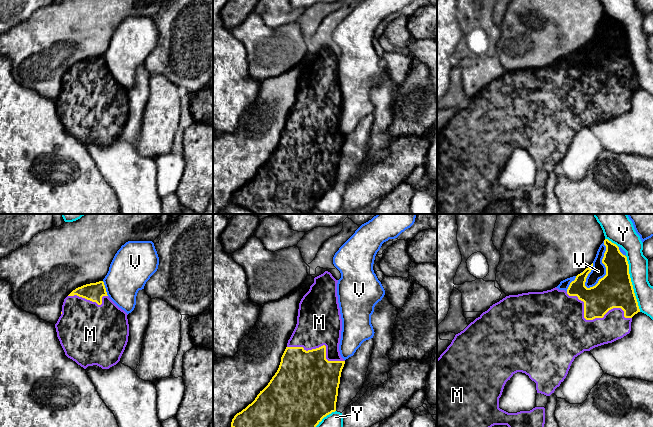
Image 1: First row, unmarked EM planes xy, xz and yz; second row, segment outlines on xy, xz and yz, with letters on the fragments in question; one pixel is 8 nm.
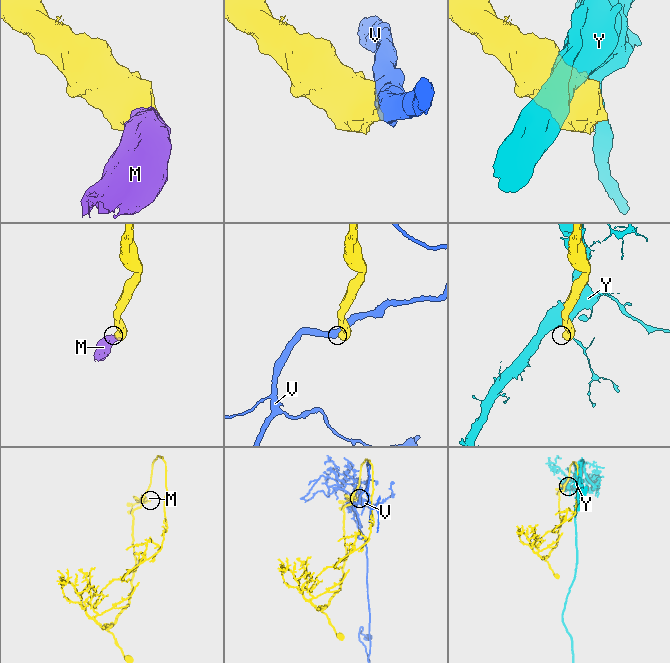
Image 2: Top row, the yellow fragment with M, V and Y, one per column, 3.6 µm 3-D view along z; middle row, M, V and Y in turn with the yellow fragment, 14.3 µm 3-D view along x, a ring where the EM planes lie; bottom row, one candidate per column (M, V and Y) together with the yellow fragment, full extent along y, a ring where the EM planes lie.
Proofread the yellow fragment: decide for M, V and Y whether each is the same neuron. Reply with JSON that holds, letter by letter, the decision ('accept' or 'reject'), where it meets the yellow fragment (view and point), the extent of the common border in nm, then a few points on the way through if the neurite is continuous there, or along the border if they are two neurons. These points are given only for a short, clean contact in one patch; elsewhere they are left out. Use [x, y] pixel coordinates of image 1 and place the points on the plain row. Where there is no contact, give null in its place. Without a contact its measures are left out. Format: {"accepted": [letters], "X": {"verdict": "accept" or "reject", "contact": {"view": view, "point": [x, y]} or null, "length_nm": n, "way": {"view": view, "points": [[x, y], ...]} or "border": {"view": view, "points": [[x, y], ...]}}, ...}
{"accepted": ["M"], "M": {"verdict": "accept", "contact": {"view": "yz", "point": [594, 94]}, "length_nm": 550}, "V": {"verdict": "reject", "contact": {"view": "yz", "point": [605, 42]}, "length_nm": 400}, "Y": {"verdict": "reject", "contact": {"view": "yz", "point": [631, 60]}, "length_nm": 460}}

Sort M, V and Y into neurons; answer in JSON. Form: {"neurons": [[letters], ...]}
{"neurons": [["M"], ["V"], ["Y"]]}

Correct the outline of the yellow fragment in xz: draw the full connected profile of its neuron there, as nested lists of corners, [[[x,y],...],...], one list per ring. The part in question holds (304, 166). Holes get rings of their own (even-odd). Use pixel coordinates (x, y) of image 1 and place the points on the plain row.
[[[328,47],[314,54],[314,59],[299,79],[297,100],[288,116],[277,148],[255,176],[234,192],[232,204],[255,214],[309,214],[322,195],[336,187],[340,153],[345,140],[339,127],[342,95],[337,59],[338,56]]]

